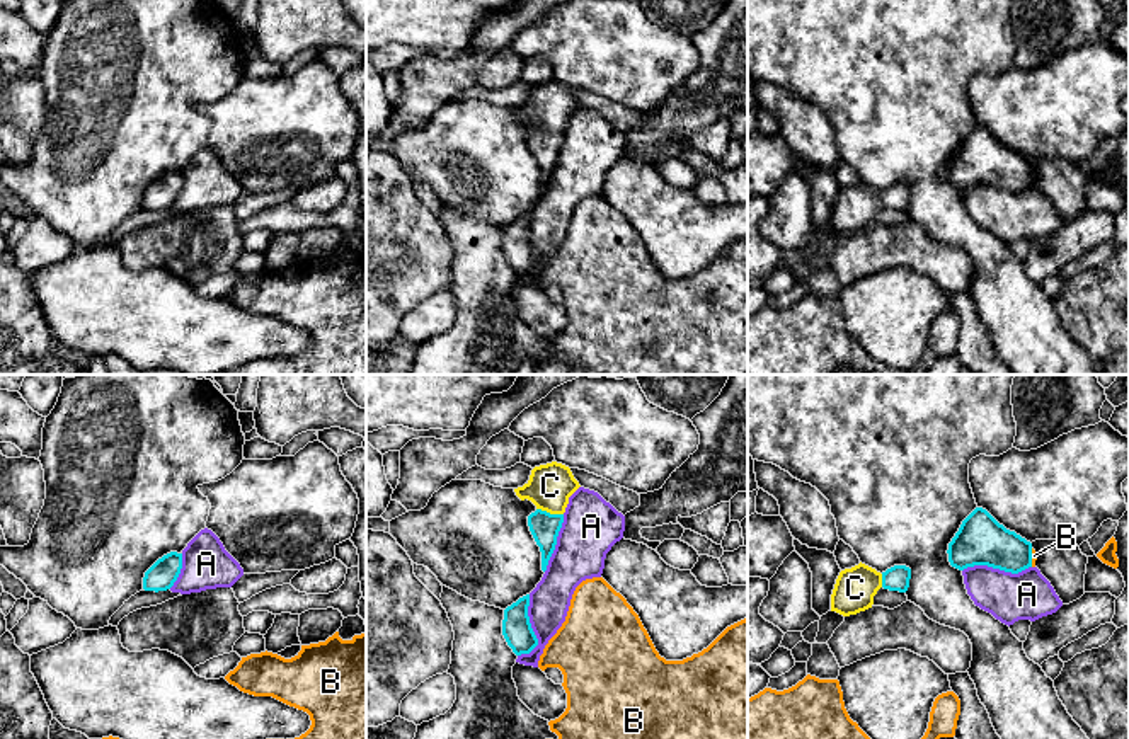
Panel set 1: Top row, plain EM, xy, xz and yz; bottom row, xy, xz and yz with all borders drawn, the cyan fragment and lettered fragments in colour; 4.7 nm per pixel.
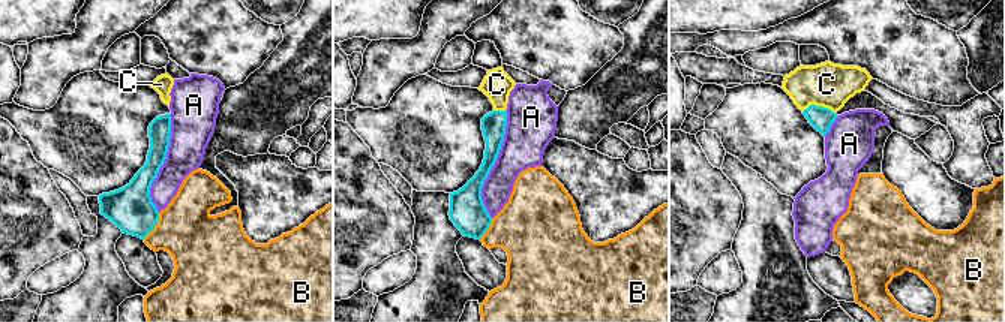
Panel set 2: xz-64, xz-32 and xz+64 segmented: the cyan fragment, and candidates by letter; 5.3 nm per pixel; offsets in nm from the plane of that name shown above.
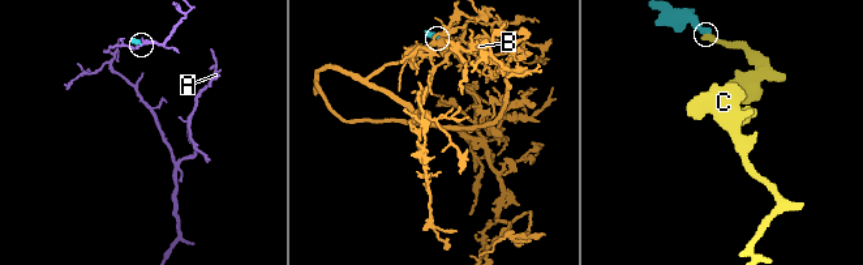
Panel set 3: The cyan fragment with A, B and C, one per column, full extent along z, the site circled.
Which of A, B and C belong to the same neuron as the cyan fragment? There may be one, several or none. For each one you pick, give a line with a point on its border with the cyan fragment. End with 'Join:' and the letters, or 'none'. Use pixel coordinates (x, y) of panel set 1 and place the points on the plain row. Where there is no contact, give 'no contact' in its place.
C: contact xz (549, 131)
Join: C

